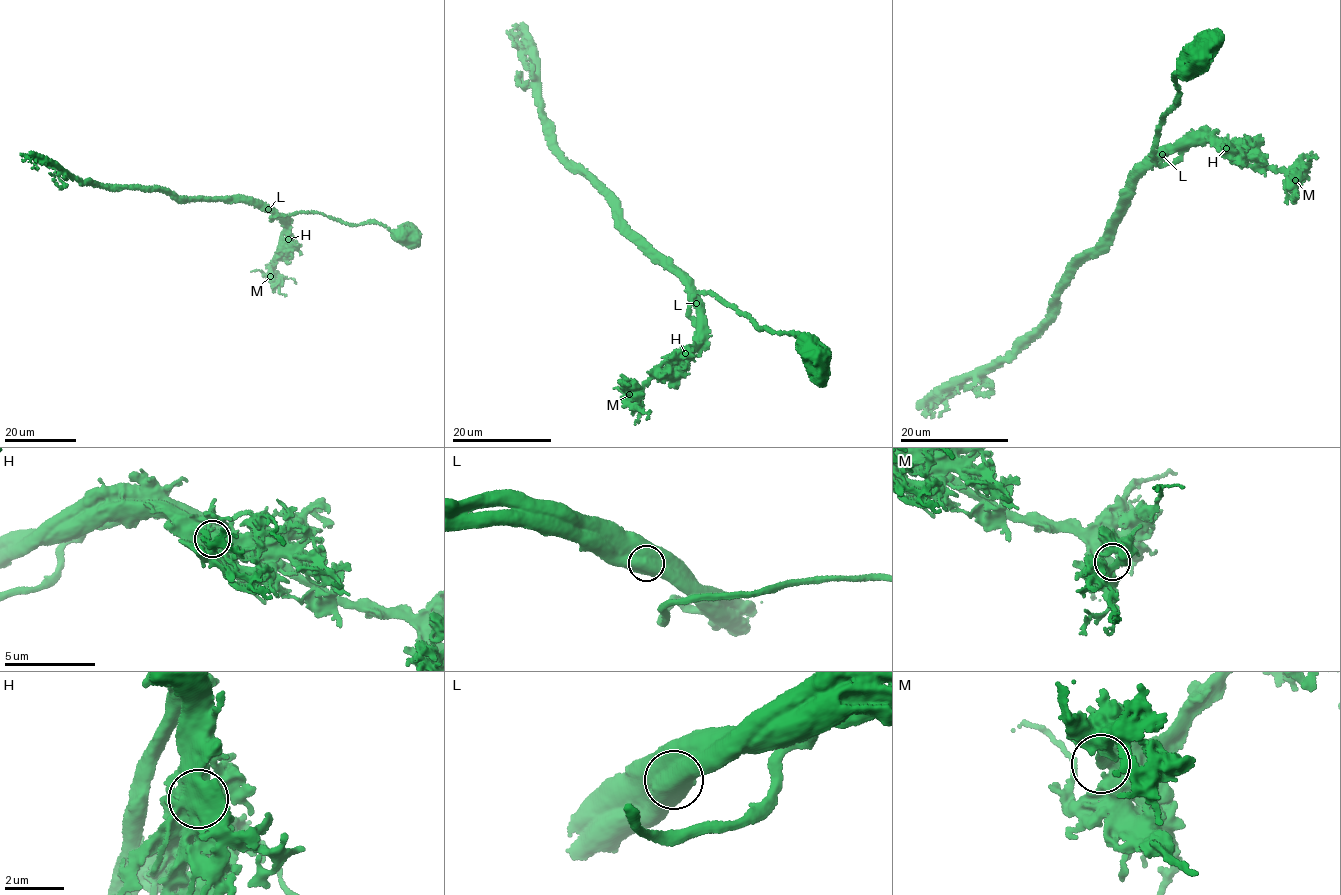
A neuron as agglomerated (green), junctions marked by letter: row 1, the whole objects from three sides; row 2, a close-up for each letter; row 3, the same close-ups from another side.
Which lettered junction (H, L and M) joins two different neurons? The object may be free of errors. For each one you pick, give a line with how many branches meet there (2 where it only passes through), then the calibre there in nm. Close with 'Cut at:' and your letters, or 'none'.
L: Branches: 1. Thickness 1150 nm
Cut at: L

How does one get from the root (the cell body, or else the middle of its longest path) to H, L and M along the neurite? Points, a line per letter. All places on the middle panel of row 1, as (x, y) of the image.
H: (815, 359), (801, 335), (762, 328), (709, 293), (693, 297), (690, 314), (697, 328), (697, 347), (685, 353)
L: (815, 359), (801, 335), (762, 328), (709, 293), (694, 294), (690, 304), (698, 326), (696, 303)
M: (815, 359), (801, 335), (773, 333), (709, 293), (698, 292), (689, 308), (697, 343), (629, 394)

